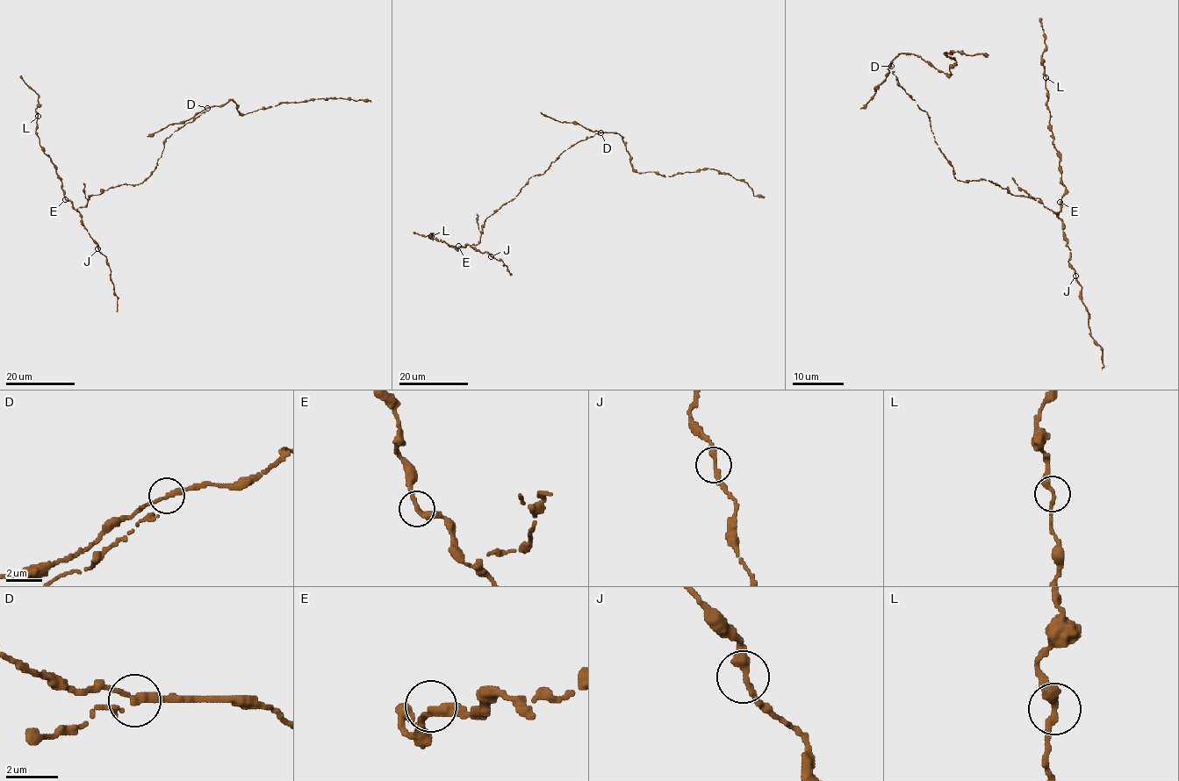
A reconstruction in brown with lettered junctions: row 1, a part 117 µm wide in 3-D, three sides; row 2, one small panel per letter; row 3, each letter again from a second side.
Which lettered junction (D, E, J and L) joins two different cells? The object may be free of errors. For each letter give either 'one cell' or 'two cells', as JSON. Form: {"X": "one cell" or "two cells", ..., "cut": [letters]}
{"D": "two cells", "E": "one cell", "J": "one cell", "L": "one cell", "cut": ["D"]}

